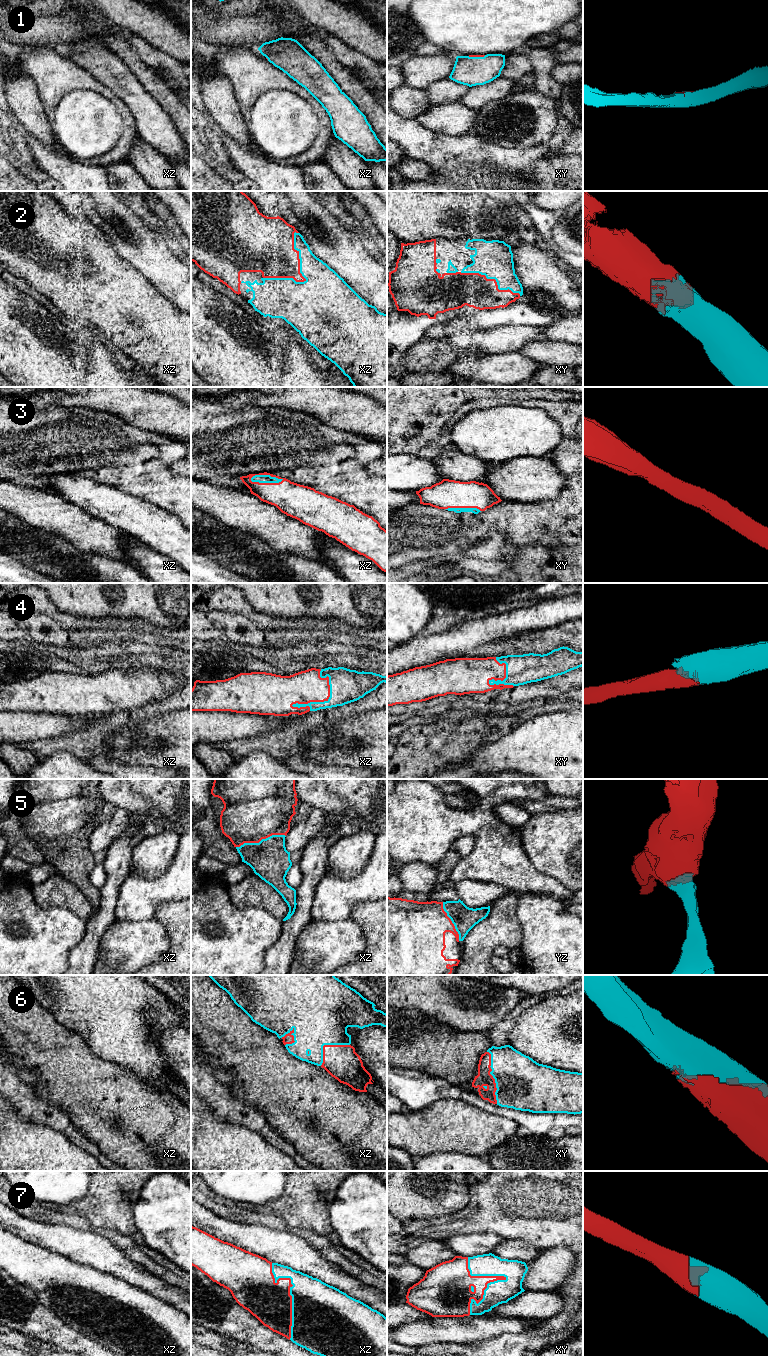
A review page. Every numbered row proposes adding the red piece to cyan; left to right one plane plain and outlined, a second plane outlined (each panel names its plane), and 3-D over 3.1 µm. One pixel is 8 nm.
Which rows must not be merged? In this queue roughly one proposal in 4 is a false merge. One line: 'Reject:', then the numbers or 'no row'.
Reject: no row

